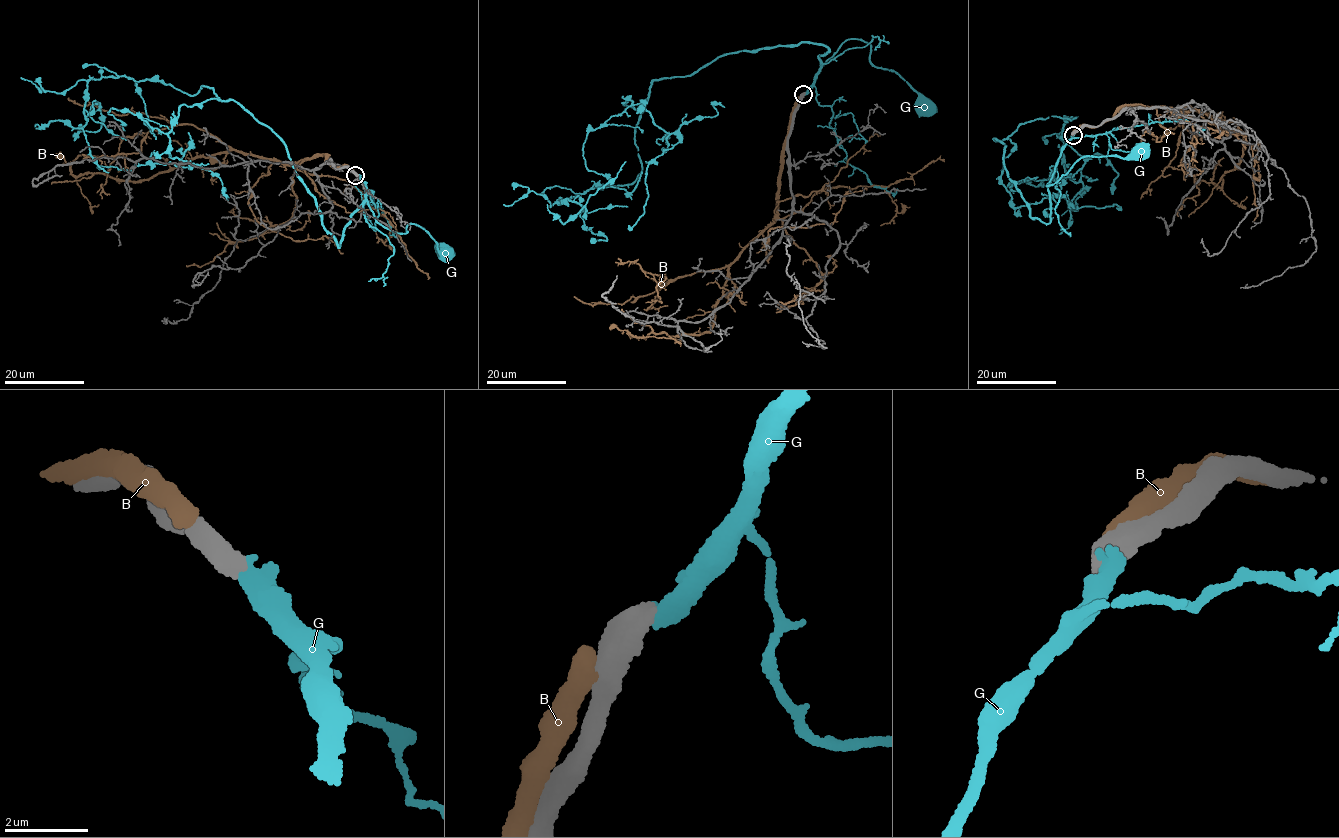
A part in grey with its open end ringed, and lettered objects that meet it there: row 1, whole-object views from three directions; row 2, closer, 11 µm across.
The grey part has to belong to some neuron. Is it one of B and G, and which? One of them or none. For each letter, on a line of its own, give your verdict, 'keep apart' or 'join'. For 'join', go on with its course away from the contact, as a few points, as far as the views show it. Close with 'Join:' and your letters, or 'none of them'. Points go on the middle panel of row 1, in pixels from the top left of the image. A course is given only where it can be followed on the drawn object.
B: keep apart
G: keep apart
Join: none of them

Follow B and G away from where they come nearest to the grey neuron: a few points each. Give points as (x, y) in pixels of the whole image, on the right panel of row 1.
B: (1075, 130), (1100, 126), (1127, 106), (1193, 110), (1242, 131), (1242, 155), (1219, 187), (1212, 178), (1223, 157)
G: (1073, 134), (1046, 186), (1053, 184), (1086, 155), (1124, 158), (1141, 151)

